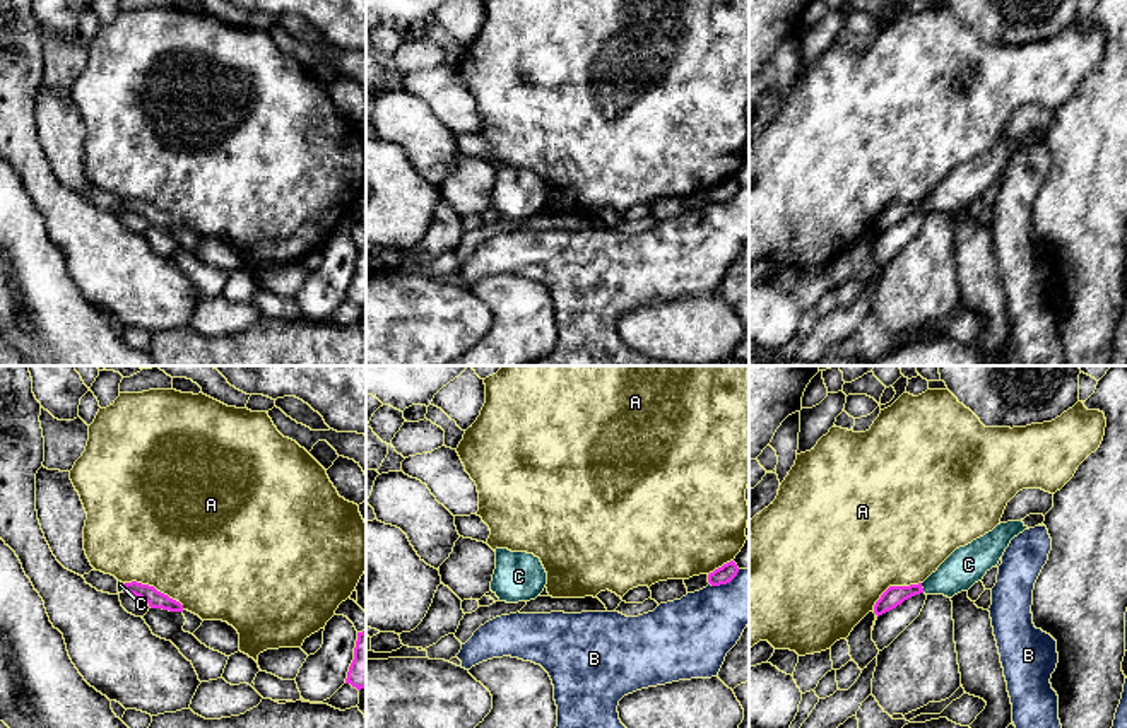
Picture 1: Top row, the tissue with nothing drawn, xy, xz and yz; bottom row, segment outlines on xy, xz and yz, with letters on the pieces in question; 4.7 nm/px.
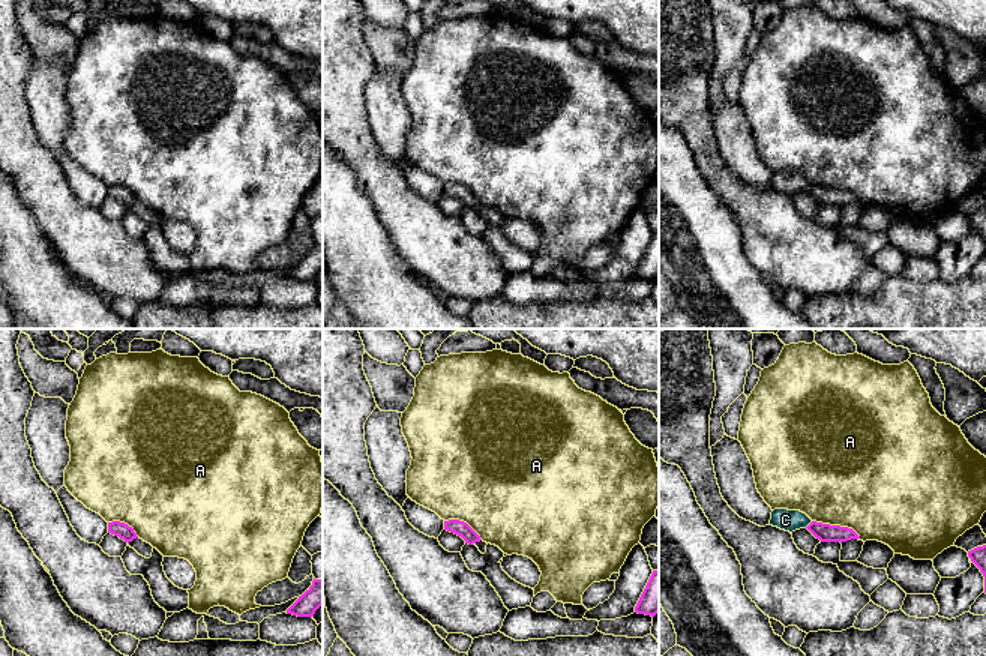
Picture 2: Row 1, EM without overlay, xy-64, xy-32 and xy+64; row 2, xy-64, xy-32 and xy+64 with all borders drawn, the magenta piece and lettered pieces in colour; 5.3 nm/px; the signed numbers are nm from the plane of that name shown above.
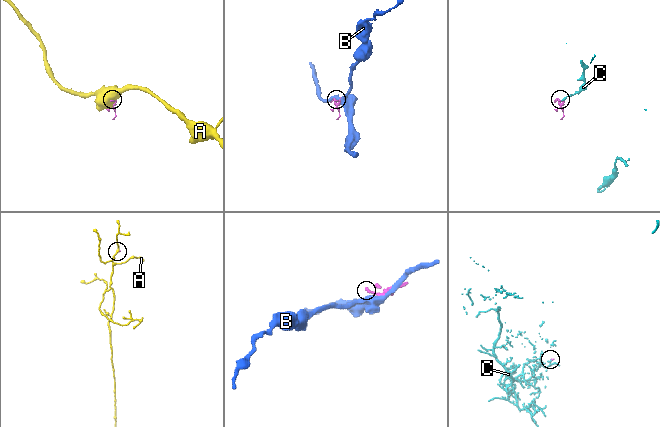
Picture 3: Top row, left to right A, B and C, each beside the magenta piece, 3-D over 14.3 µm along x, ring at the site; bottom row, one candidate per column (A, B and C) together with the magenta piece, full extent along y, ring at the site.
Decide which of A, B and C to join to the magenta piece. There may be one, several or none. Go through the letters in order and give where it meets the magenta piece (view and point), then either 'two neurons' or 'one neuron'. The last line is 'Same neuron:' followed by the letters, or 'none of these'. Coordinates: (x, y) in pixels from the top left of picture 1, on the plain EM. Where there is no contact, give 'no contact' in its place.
A: xy (154, 205) | two neurons
B: xz (725, 200) | two neurons
C: yz (922, 205) | two neurons
Same neuron: none of these

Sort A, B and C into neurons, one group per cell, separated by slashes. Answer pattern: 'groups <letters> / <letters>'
groups A / B / C

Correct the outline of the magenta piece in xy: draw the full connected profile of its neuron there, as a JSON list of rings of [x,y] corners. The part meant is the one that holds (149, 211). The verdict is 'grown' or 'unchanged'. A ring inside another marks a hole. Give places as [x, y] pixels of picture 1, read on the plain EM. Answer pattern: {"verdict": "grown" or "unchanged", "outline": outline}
{"verdict": "unchanged", "outline": [[[137,198],[125,200],[123,210],[135,212],[149,220],[150,226],[162,226],[169,229],[183,229],[183,222],[168,212],[157,208],[154,203]]]}

